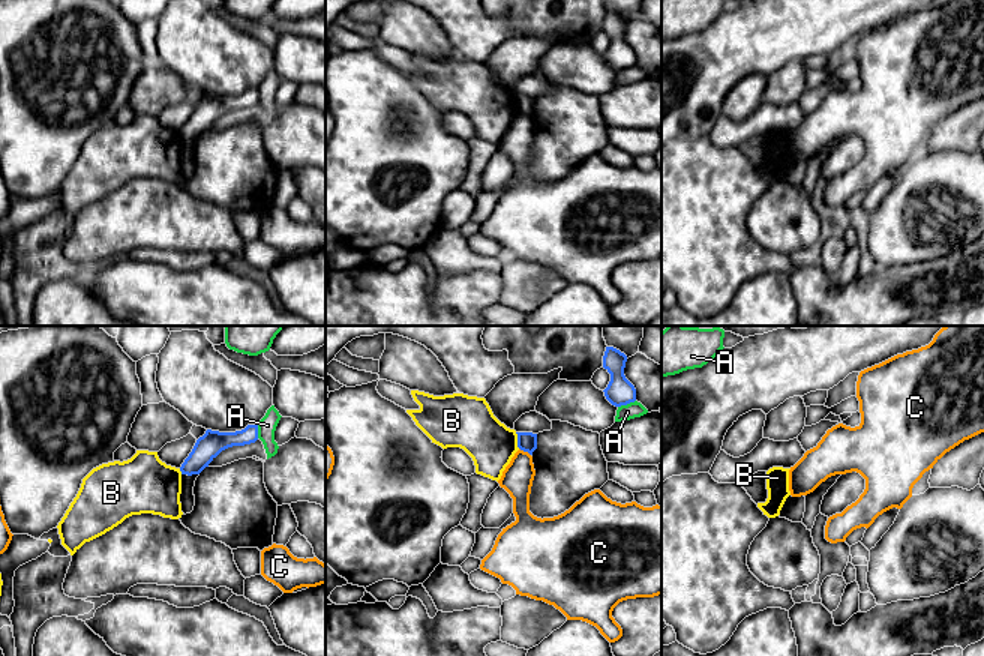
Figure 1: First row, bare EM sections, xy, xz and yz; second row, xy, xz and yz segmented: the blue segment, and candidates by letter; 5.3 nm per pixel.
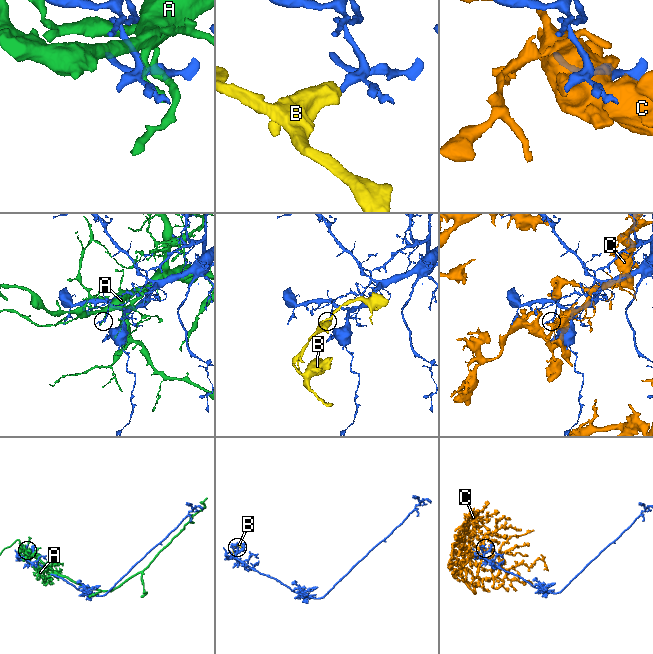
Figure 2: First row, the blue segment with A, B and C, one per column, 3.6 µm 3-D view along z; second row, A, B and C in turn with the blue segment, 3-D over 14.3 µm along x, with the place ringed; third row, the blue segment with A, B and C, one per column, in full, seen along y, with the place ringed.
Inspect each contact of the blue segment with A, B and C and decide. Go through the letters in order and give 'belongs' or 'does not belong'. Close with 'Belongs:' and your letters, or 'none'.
A: does not belong
B: does not belong
C: does not belong
Belongs: none

